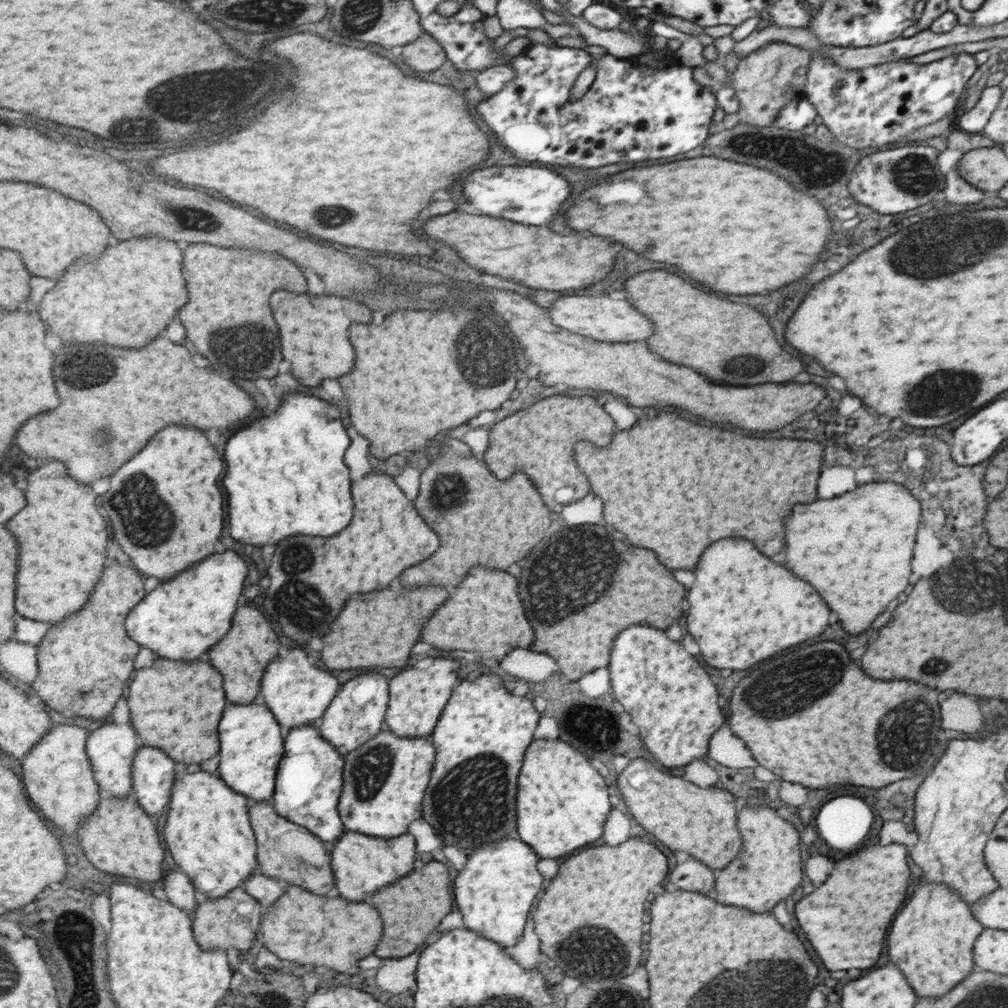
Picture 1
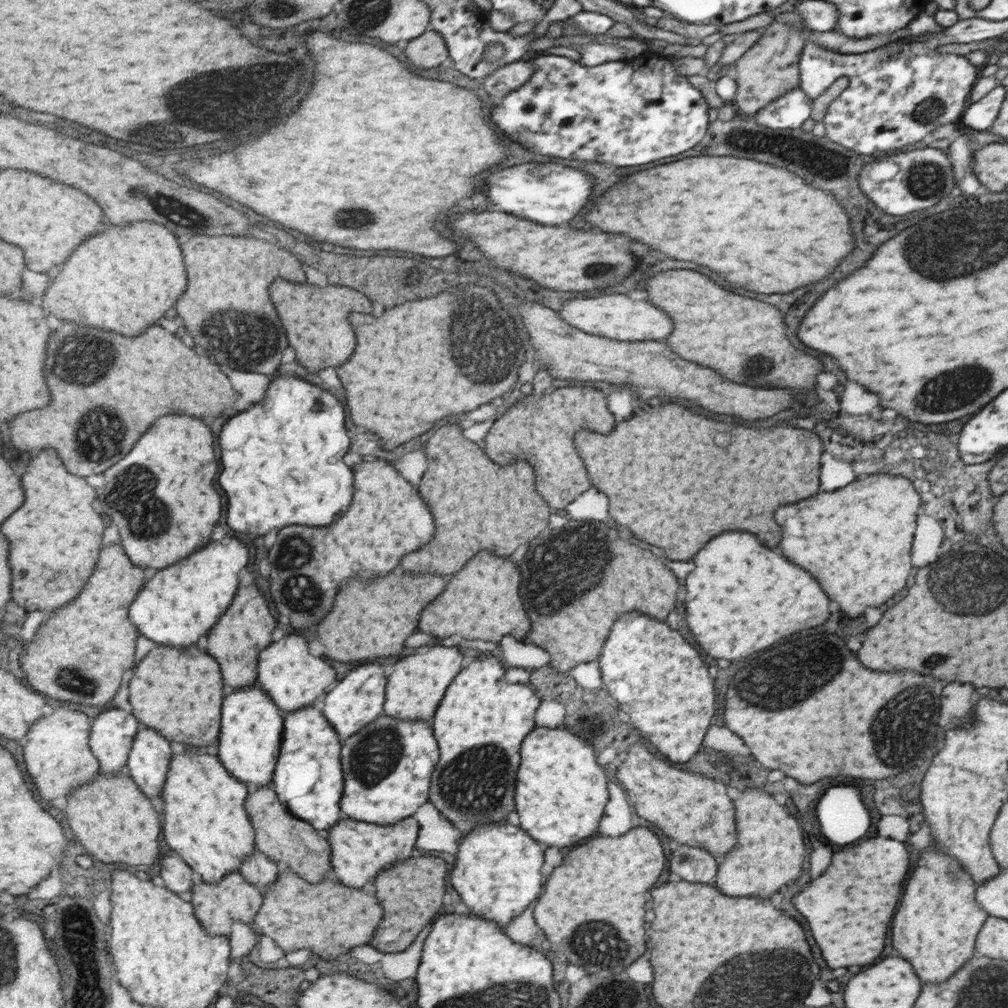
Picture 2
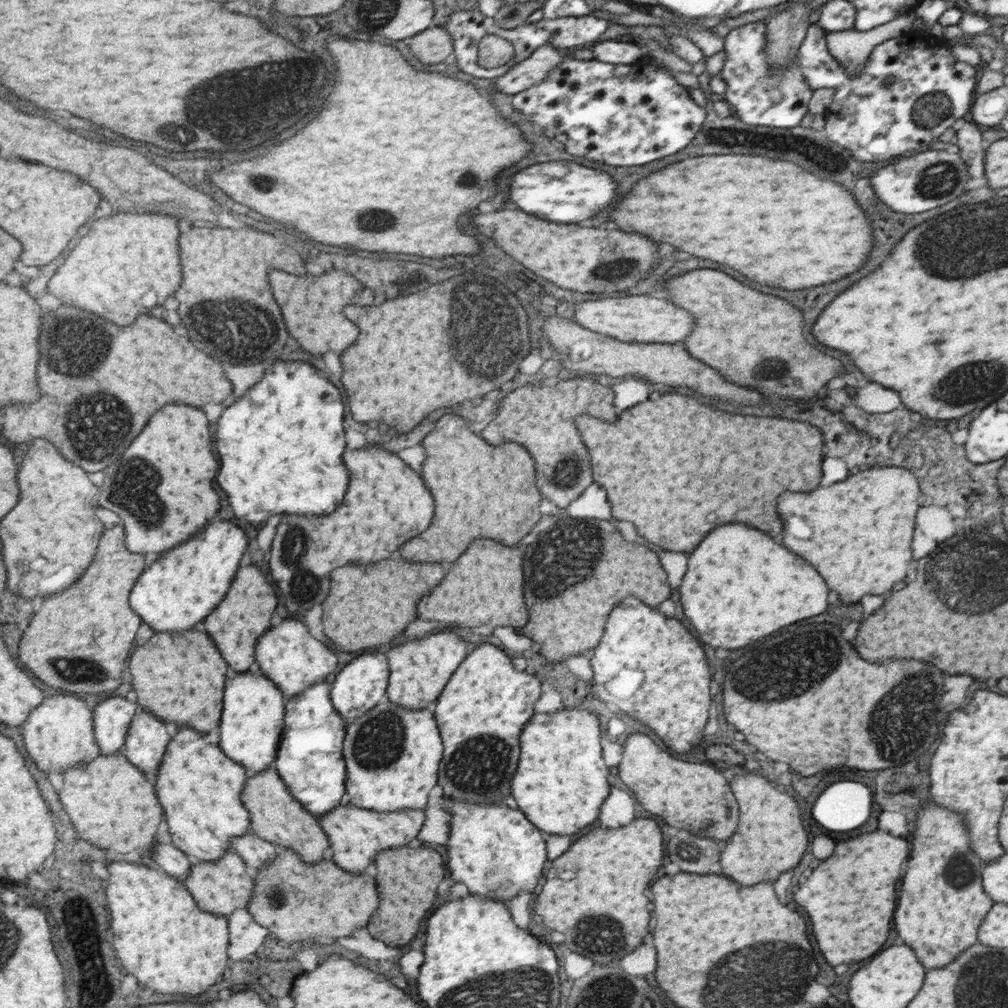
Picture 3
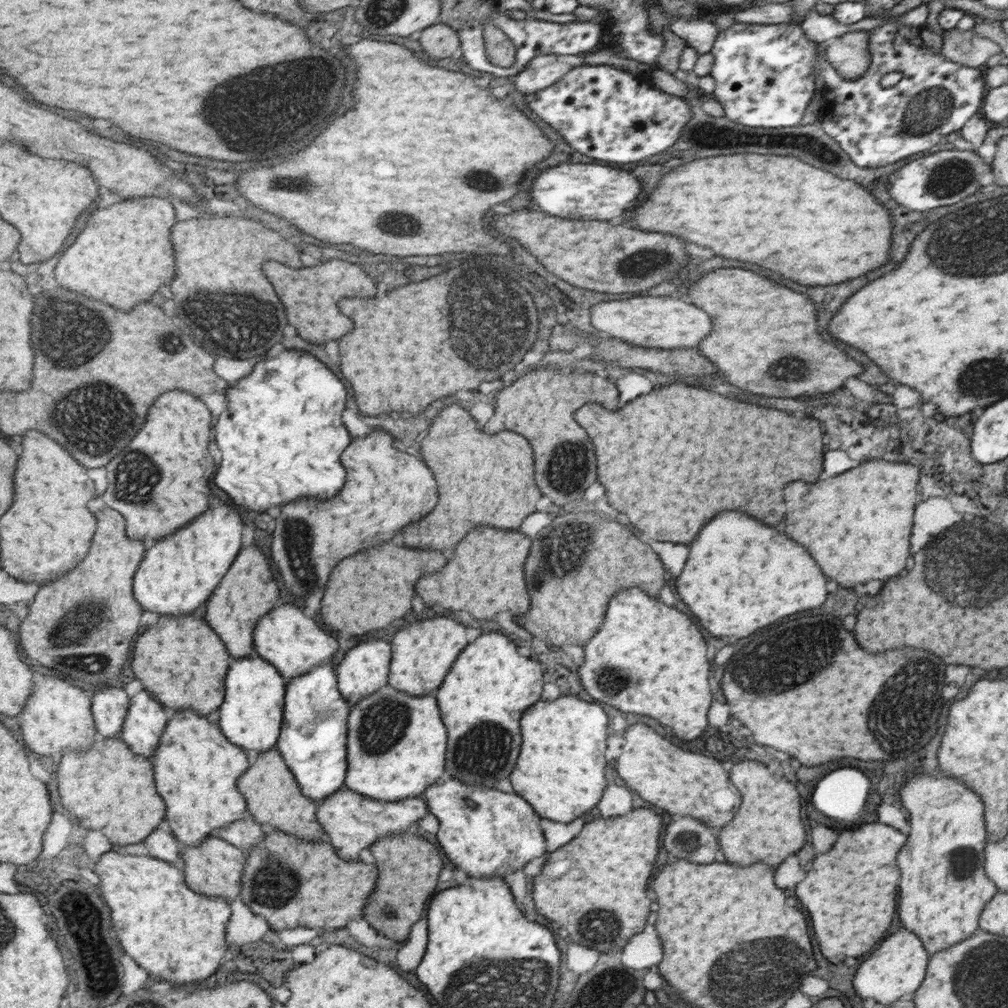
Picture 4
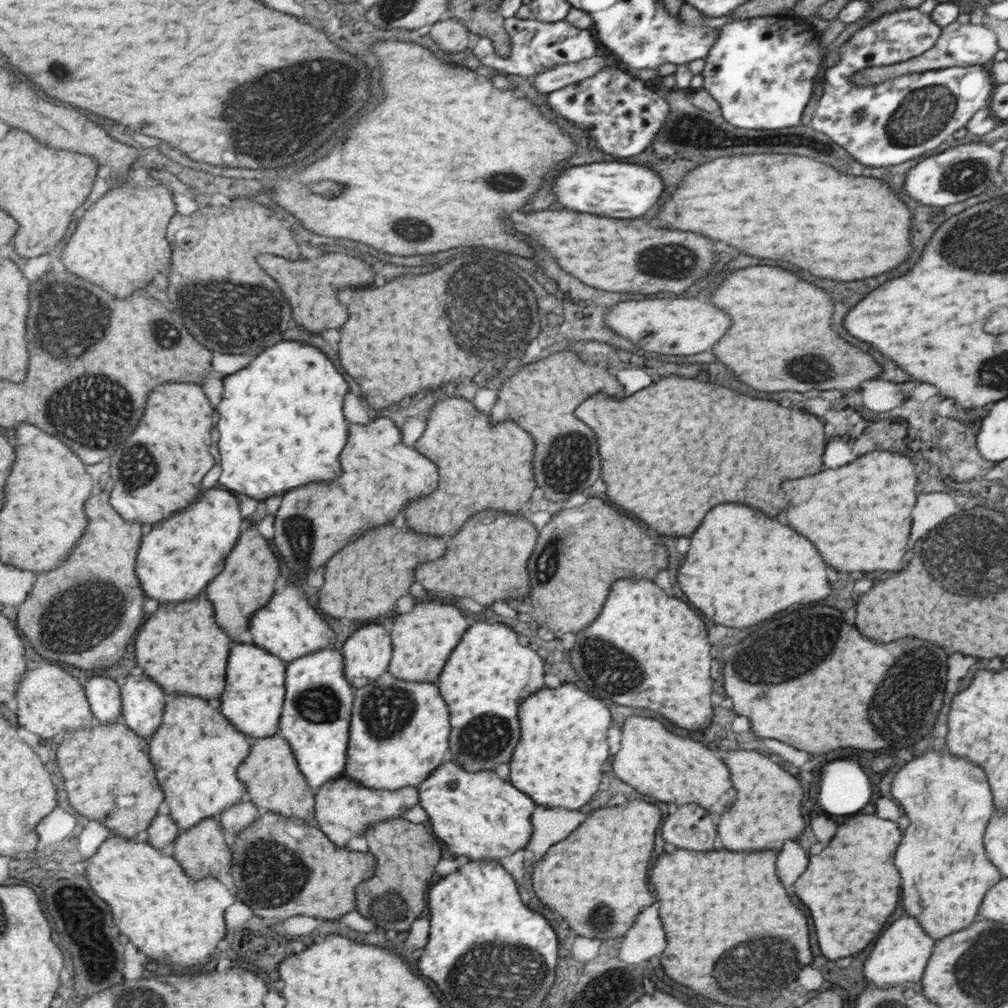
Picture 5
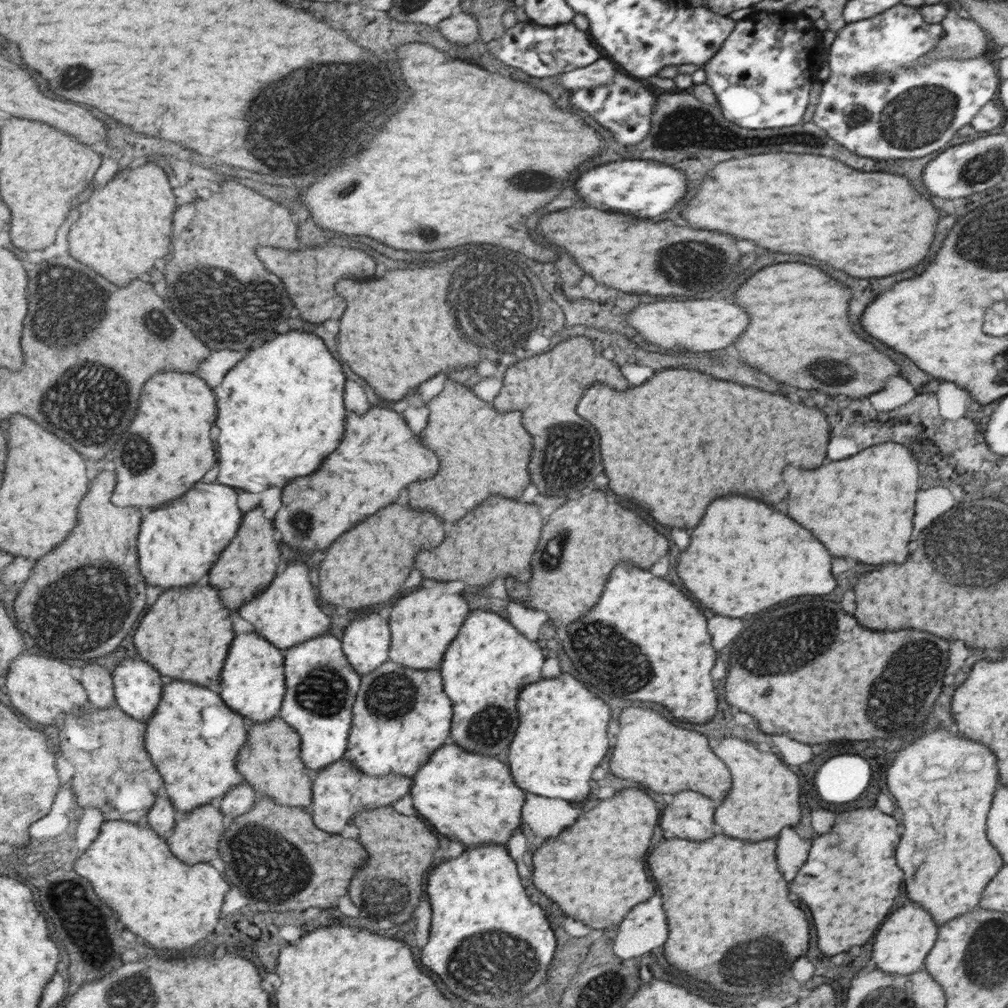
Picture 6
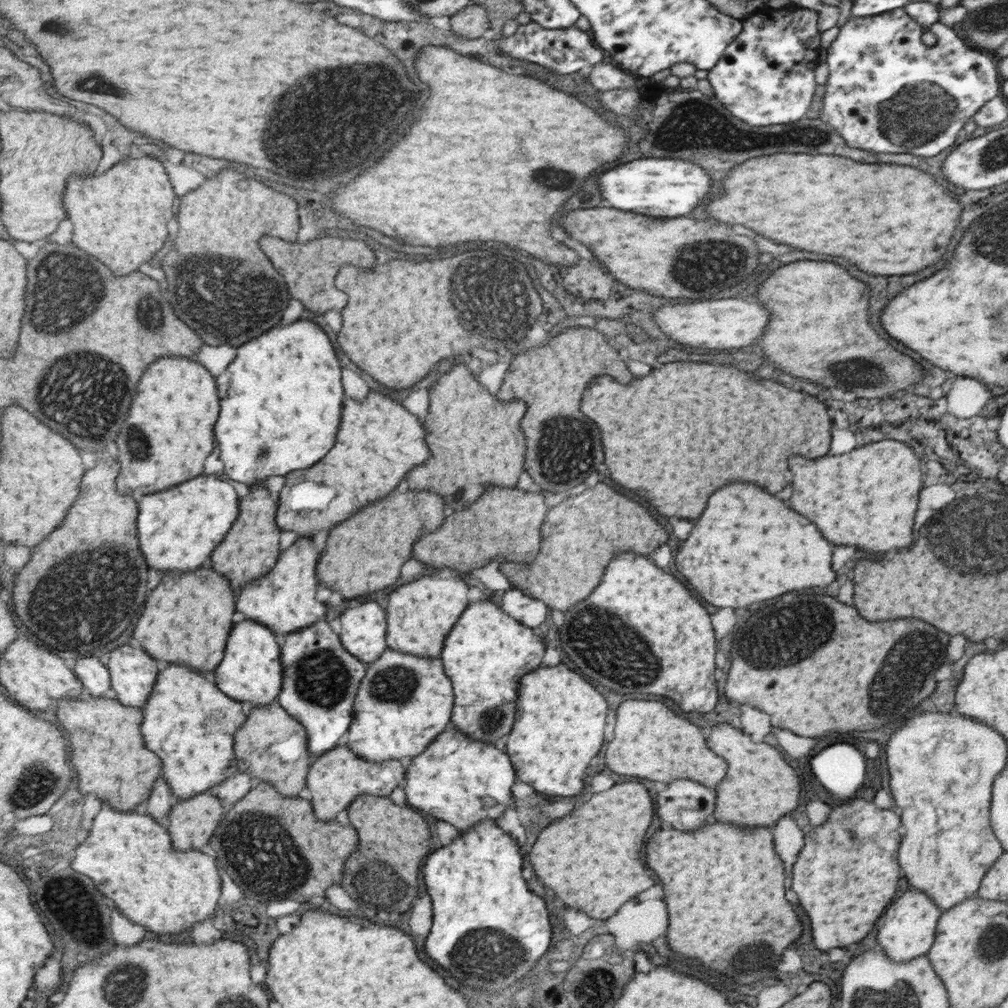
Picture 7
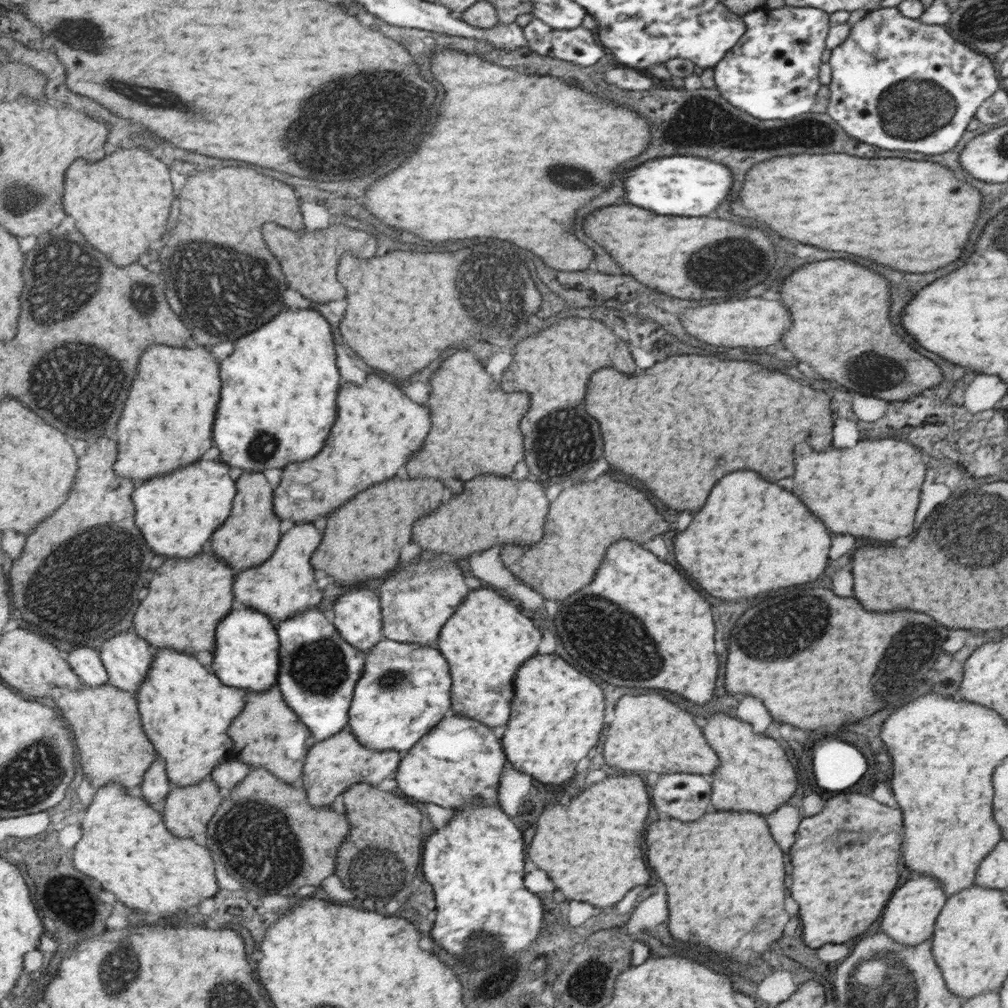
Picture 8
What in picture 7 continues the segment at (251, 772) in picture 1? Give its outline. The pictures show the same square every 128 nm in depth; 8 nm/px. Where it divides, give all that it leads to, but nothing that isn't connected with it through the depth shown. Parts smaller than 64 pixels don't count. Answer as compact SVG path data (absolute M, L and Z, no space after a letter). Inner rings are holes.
M252 620L238 624L234 628L234 636L230 636L230 652L226 652L226 660L216 672L222 690L250 708L268 706L280 700L285 690L285 663L283 647L276 638L278 636L273 629Z

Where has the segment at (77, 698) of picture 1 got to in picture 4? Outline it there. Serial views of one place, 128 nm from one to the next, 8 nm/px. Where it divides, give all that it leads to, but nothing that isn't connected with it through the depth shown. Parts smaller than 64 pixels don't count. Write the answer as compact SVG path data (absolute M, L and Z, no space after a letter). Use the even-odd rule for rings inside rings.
M104 510L98 518L100 530L94 538L94 552L90 552L78 570L42 588L28 618L22 623L21 642L28 658L60 670L67 679L106 684L122 674L126 662L130 660L130 648L142 628L144 608L134 598L134 578L137 578L139 568L145 562L148 548L144 540L128 538L126 518L118 510ZM52 642L62 648L74 646L74 650L50 650Z

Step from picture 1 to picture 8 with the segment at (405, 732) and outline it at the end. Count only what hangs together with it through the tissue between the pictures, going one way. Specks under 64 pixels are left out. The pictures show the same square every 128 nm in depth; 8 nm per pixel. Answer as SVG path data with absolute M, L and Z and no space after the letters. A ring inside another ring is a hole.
M424 555L418 559L418 564L390 574L380 586L385 635L390 640L434 646L442 626L468 594L468 586L456 564L450 564L448 568L432 568L426 560L428 556Z

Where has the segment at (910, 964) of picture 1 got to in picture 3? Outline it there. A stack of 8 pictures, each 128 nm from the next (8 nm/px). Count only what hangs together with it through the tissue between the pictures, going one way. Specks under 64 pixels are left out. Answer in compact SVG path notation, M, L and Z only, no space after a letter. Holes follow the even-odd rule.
M927 804L928 808L919 810L914 836L914 852L910 858L910 872L906 872L906 880L902 886L902 904L898 904L898 936L906 940L906 944L914 944L918 948L918 956L922 956L922 965L928 971L931 968L944 968L954 963L954 959L976 942L978 926L988 911L993 908L993 899L987 895L982 884L982 869L985 863L981 857L972 852L972 836L969 836L968 824L961 812L953 808L937 804Z

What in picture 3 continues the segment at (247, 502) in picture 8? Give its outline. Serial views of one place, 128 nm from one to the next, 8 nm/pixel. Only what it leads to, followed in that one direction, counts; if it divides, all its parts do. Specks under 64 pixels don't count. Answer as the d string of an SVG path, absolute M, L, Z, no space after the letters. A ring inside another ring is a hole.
M244 566L238 574L238 580L234 582L234 588L230 590L230 596L220 604L218 612L214 612L210 620L206 620L206 626L210 626L210 636L218 640L218 648L226 652L226 660L230 660L230 666L236 668L236 672L248 672L256 664L258 642L272 628L274 612L278 610L278 606L280 598L262 568ZM232 630L234 636L230 636Z

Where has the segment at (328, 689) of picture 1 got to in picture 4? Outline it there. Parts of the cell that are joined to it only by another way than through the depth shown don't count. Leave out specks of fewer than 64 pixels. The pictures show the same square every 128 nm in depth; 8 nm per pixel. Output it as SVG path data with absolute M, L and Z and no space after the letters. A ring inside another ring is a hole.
M286 604L274 610L270 616L266 616L260 622L255 644L260 656L277 665L289 682L294 678L304 676L307 672L312 672L330 658L334 658L334 654L338 654L340 650L340 642L334 636L322 630L316 620L308 618L302 608L292 606L292 604Z

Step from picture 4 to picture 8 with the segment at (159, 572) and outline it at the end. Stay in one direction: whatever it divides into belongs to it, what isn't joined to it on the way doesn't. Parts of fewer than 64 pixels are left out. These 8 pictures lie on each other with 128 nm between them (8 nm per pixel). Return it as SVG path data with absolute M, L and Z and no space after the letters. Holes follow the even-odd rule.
M202 460L138 485L133 494L138 526L146 532L146 540L150 540L154 552L180 558L198 556L222 524L233 516L238 493L237 481L232 478L230 466Z

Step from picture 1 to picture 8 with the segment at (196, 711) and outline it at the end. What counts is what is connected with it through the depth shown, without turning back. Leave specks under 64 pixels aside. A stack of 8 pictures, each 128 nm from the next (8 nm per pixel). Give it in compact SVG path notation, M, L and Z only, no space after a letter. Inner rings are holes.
M214 554L192 560L170 558L150 586L150 596L136 614L136 630L156 648L178 648L180 652L216 652L218 626L234 610L234 570Z

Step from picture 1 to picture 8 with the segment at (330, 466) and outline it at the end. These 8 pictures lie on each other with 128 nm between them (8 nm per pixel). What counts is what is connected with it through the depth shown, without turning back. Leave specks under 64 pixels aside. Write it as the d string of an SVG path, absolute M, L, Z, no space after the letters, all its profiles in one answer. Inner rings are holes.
M286 310L276 320L272 320L272 324L266 324L258 332L238 340L238 344L236 344L238 350L234 352L234 356L230 356L222 364L221 368L221 377L224 378L224 394L222 394L224 398L222 398L222 412L218 412L216 442L220 446L222 460L226 460L234 468L242 468L242 470L250 472L264 472L264 470L270 470L270 468L286 468L292 462L312 460L326 448L326 442L328 442L332 428L336 424L336 418L338 418L338 396L340 396L340 390L342 390L342 374L340 374L338 352L334 348L334 342L336 340L334 340L334 334L332 334L332 324L316 310L298 310L298 312Z

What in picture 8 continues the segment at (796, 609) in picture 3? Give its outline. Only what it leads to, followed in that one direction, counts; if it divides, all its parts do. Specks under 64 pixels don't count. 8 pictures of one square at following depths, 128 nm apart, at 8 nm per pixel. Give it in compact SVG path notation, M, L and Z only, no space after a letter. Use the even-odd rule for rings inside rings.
M750 470L724 476L718 482L718 488L710 492L710 504L706 504L706 508L694 516L688 532L682 532L674 538L674 552L680 568L692 576L700 588L722 600L752 598L762 592L766 594L770 590L814 582L826 570L828 550L830 534L824 524L816 520L814 514L792 492L766 482Z

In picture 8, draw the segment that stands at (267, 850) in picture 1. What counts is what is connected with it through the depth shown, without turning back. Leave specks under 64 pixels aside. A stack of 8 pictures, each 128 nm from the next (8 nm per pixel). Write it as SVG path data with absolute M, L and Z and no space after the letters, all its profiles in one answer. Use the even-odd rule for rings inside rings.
M279 684L269 691L249 691L244 714L234 722L230 734L238 744L236 756L240 760L251 764L253 768L268 768L290 784L302 784L306 761L311 751L308 740L313 733L309 725L289 705Z

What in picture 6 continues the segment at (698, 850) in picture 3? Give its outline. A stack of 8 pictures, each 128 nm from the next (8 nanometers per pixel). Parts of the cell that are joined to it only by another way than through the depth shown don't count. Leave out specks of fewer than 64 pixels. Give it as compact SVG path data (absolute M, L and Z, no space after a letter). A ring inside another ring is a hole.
M683 790L674 794L672 804L666 804L662 813L660 828L666 832L672 832L676 838L686 840L708 840L714 836L715 801L699 792Z

